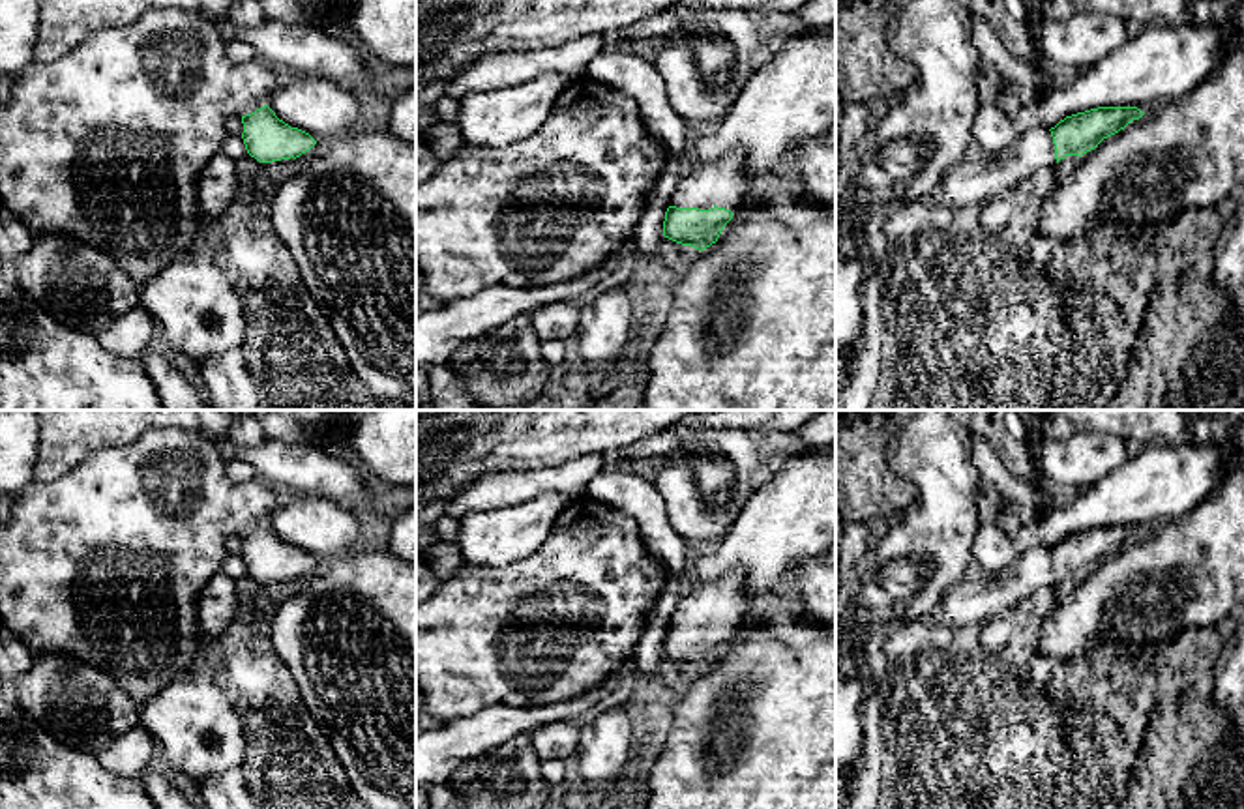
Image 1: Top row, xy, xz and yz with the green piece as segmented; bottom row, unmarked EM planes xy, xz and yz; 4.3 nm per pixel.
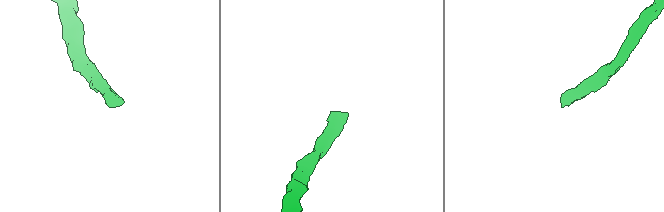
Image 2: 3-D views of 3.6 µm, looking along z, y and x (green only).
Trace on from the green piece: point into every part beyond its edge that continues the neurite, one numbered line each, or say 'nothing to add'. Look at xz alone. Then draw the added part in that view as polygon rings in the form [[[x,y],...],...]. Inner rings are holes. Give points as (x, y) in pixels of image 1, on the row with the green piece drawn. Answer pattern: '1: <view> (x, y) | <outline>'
1: xz (722, 182) | [[[742,150],[718,161],[697,161],[691,174],[678,182],[671,206],[710,210],[714,206],[736,212],[748,199]]]

